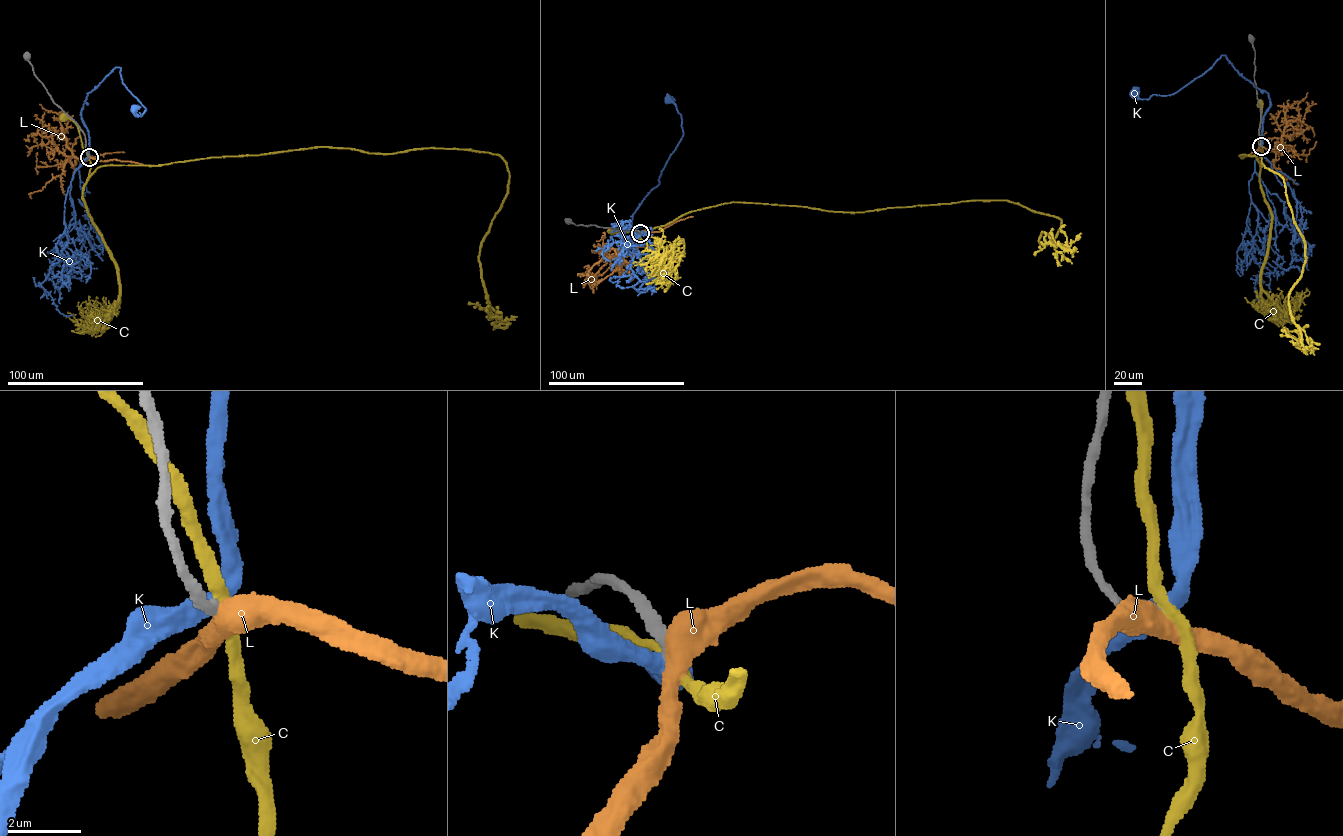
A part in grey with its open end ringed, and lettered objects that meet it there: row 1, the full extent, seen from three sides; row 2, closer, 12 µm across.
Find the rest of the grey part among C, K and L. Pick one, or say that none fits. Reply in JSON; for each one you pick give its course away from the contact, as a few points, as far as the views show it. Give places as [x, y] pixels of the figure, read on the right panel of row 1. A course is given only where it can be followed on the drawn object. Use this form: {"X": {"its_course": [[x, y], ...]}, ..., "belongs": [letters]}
{"L": {"its_course": [[1261, 146], [1279, 149], [1281, 146], [1275, 143], [1280, 143], [1285, 132], [1291, 129], [1299, 133], [1312, 100]]}, "belongs": ["L"]}

